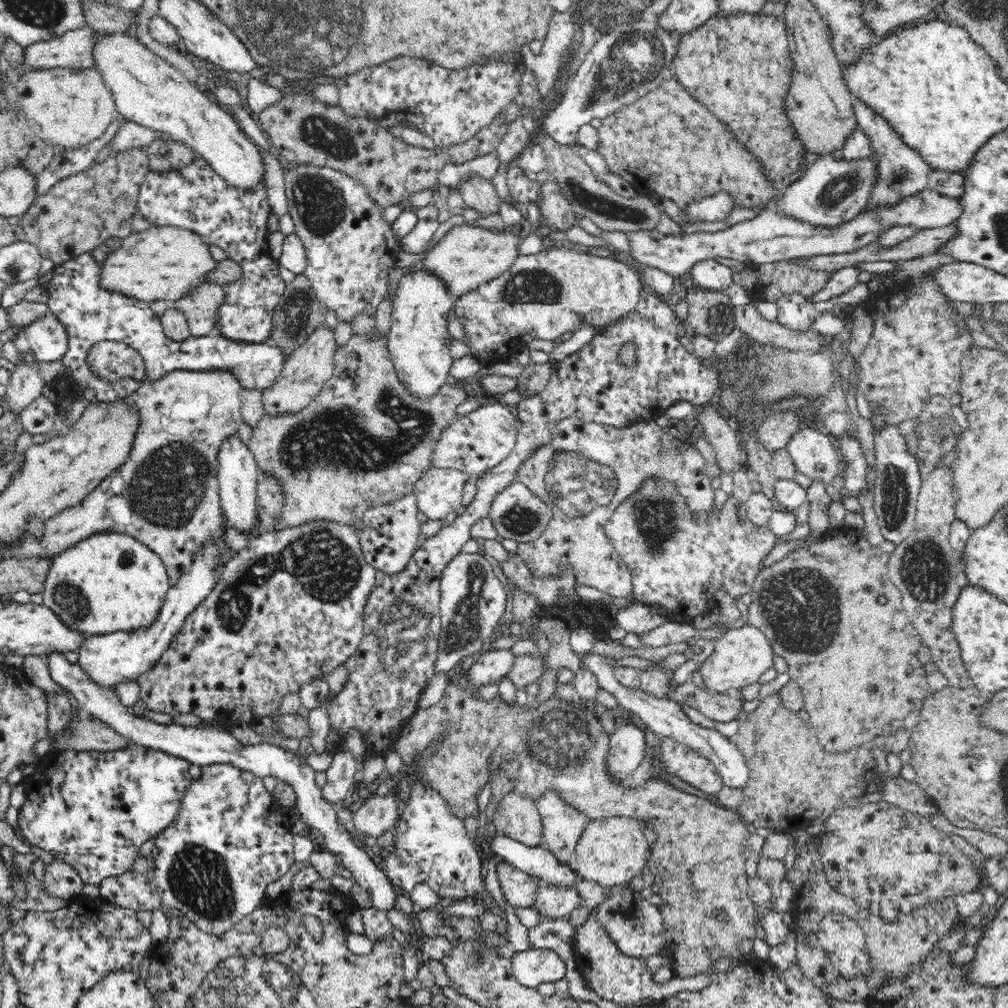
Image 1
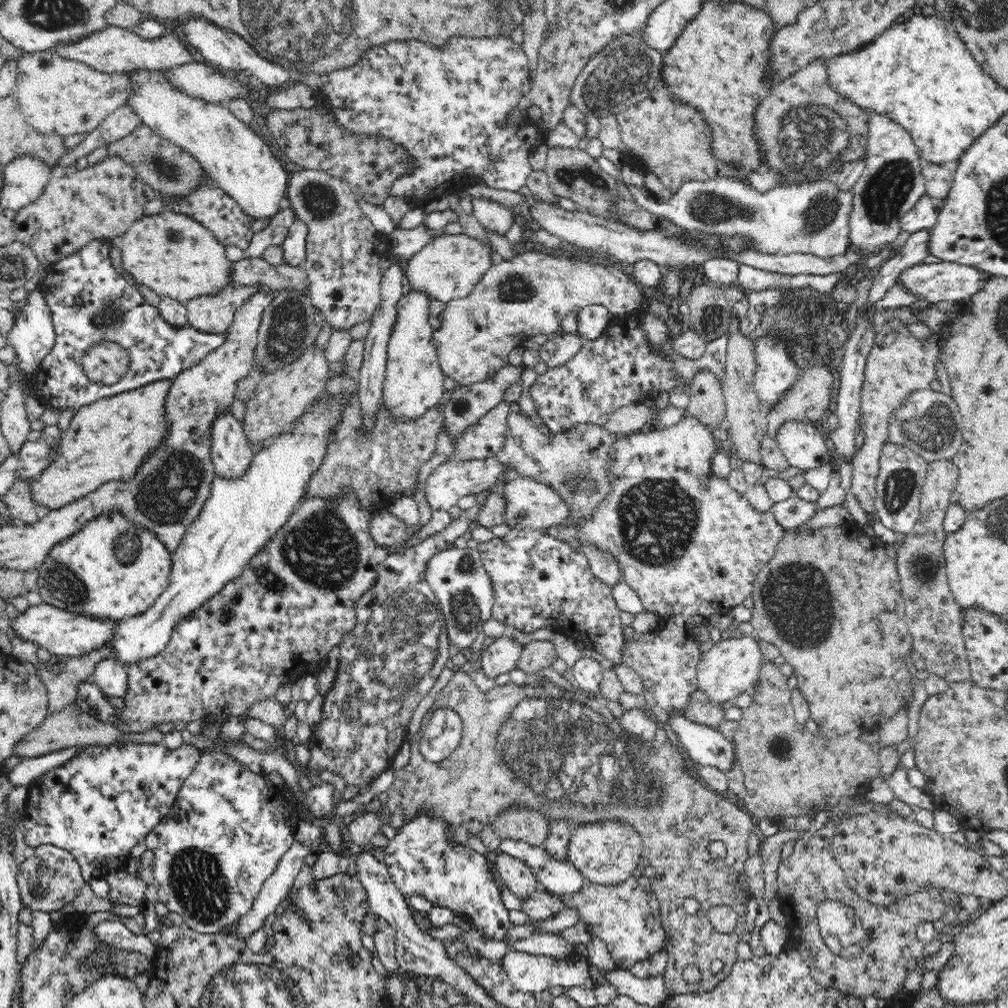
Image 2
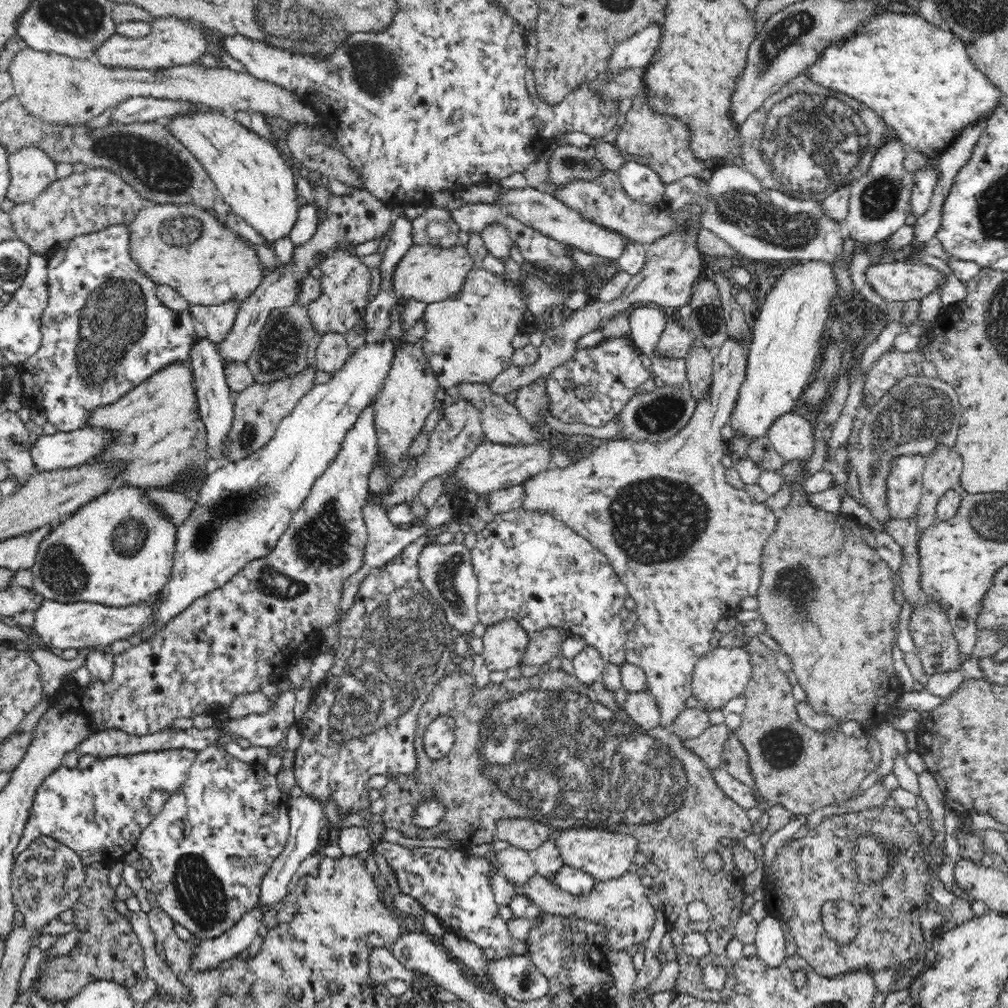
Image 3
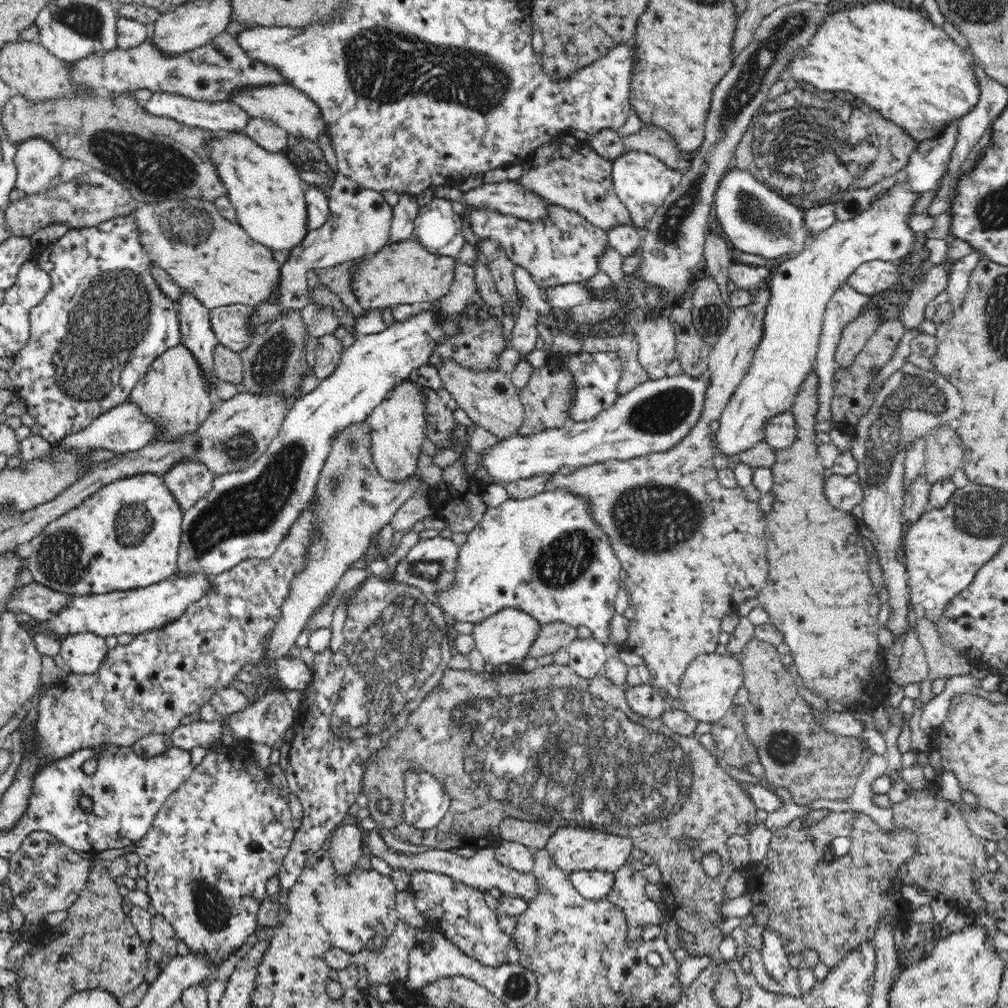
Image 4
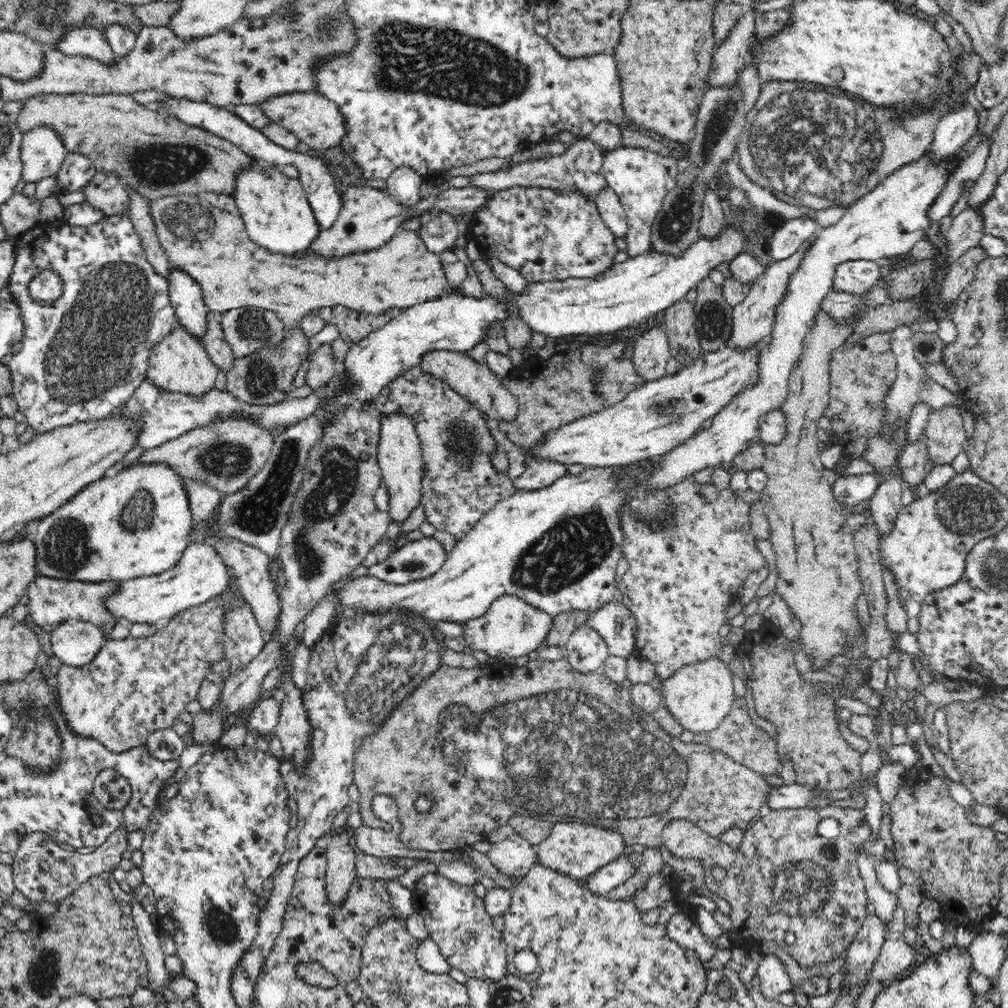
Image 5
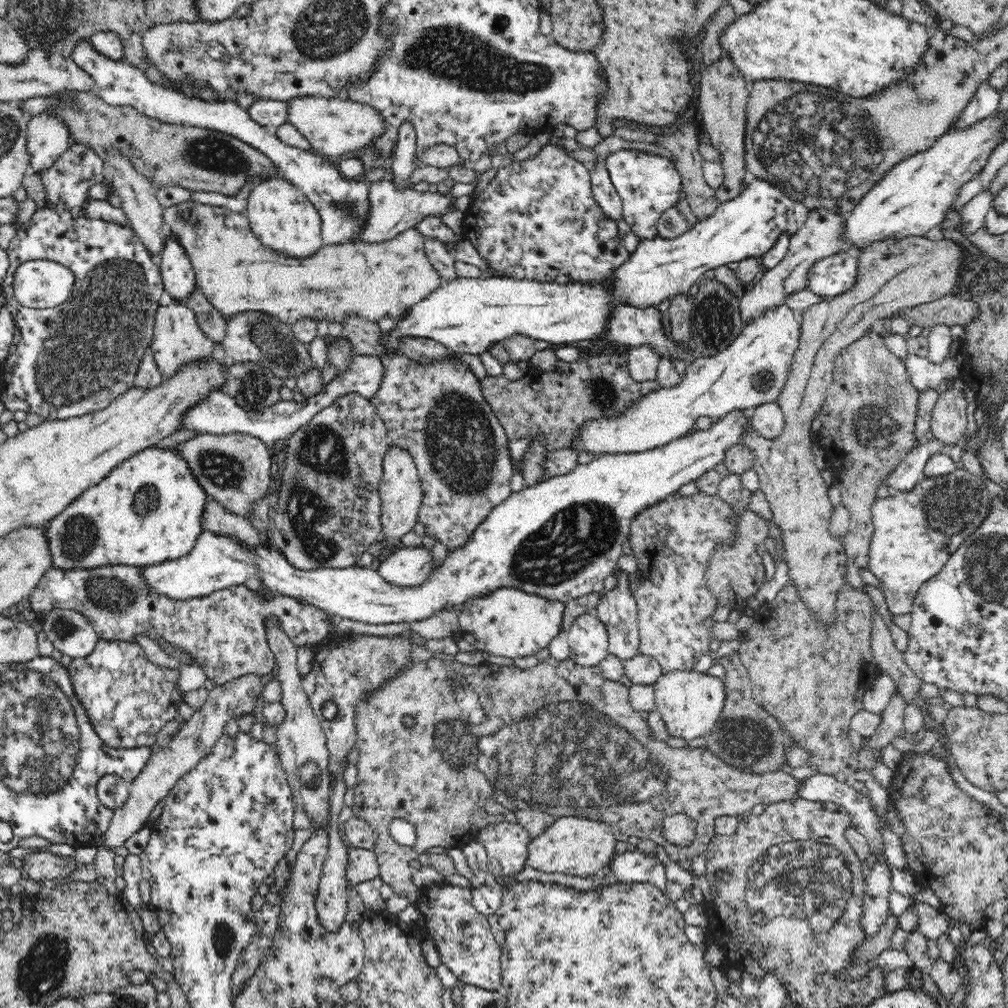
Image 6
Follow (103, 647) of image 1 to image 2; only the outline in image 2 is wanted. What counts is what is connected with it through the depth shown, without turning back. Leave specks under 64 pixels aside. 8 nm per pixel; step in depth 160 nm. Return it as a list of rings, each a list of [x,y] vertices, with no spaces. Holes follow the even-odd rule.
[[[320,398],[315,400],[307,412],[291,426],[290,431],[274,436],[266,447],[256,451],[246,474],[237,479],[224,479],[216,476],[212,481],[208,502],[204,504],[199,517],[187,528],[183,541],[171,557],[171,573],[165,591],[146,612],[122,619],[114,626],[112,637],[106,647],[114,653],[116,661],[128,666],[159,655],[168,646],[172,631],[177,624],[191,612],[199,609],[209,598],[216,596],[226,582],[242,574],[248,561],[256,552],[262,553],[262,548],[268,539],[272,538],[277,530],[288,522],[305,496],[308,478],[312,476],[312,472],[320,466],[321,459],[324,458],[324,446],[340,421],[340,407],[345,404],[345,400],[333,402],[325,398],[322,398],[319,404],[319,400]]]

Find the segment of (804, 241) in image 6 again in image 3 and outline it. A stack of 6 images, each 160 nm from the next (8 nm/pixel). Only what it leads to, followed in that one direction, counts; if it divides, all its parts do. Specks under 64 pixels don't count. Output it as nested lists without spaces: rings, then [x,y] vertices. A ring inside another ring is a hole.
[[[726,339],[719,349],[713,354],[713,370],[712,386],[710,386],[710,396],[706,400],[702,400],[697,404],[694,414],[687,426],[684,426],[680,433],[664,441],[632,441],[627,439],[614,438],[612,440],[599,442],[596,450],[589,456],[569,464],[562,469],[551,469],[540,471],[522,482],[524,487],[524,499],[520,508],[524,511],[532,511],[534,513],[548,513],[556,519],[564,522],[564,524],[572,529],[576,534],[592,543],[592,546],[604,554],[614,572],[620,577],[620,581],[626,585],[628,596],[632,597],[635,602],[635,613],[638,620],[633,625],[628,626],[627,642],[625,651],[625,662],[639,666],[646,675],[646,686],[648,693],[656,699],[658,710],[660,711],[659,724],[671,730],[675,718],[686,708],[686,700],[693,696],[691,682],[693,679],[693,670],[696,661],[707,652],[710,652],[710,640],[716,622],[720,618],[726,616],[726,612],[730,610],[722,596],[722,584],[742,584],[742,588],[750,588],[744,594],[748,596],[756,596],[758,586],[760,586],[760,578],[762,576],[761,562],[763,561],[763,546],[770,538],[777,525],[778,515],[764,503],[758,504],[751,499],[745,490],[739,490],[732,486],[726,480],[725,466],[722,464],[722,456],[728,452],[727,442],[723,439],[720,430],[726,424],[732,422],[732,413],[737,404],[739,391],[745,380],[747,370],[747,355],[749,354],[750,339],[747,341],[734,341]]]

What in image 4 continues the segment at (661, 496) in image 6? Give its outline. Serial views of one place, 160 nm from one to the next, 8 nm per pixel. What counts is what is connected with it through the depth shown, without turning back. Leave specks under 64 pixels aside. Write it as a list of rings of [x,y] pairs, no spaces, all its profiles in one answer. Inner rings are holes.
[[[902,184],[888,189],[879,201],[869,206],[862,214],[858,214],[852,220],[834,223],[824,232],[815,235],[800,254],[774,268],[772,276],[767,280],[770,293],[764,306],[762,338],[756,347],[747,376],[744,376],[742,383],[730,398],[728,406],[722,411],[720,430],[715,434],[717,451],[732,456],[752,448],[757,442],[765,441],[767,423],[777,415],[791,410],[804,380],[815,372],[817,348],[828,301],[860,265],[875,260],[898,263],[912,250],[916,233],[908,227],[908,218],[911,215],[910,207],[916,204],[918,197],[912,191],[904,190]],[[547,490],[525,500],[506,500],[500,504],[498,508],[488,509],[480,522],[468,533],[466,542],[460,547],[458,553],[458,562],[455,570],[455,587],[447,593],[440,593],[438,596],[430,596],[435,604],[448,617],[453,617],[457,621],[472,622],[474,624],[482,622],[484,619],[494,616],[499,610],[505,608],[514,608],[524,611],[530,617],[538,621],[538,625],[547,625],[551,622],[563,622],[570,626],[580,629],[586,628],[592,638],[600,642],[608,649],[610,655],[618,654],[618,644],[612,639],[611,620],[616,614],[614,610],[614,601],[618,596],[620,589],[620,561],[612,551],[608,535],[594,523],[594,519],[590,517],[589,504],[581,498],[577,498],[564,490]],[[174,573],[165,581],[157,582],[146,588],[97,595],[76,595],[71,597],[60,610],[56,610],[52,618],[46,620],[48,633],[58,635],[61,640],[66,640],[74,634],[94,634],[104,639],[123,634],[136,637],[144,634],[143,632],[159,629],[176,620],[186,610],[188,604],[200,600],[208,592],[210,584],[211,580],[206,579],[200,573],[187,577],[186,575],[180,577]]]

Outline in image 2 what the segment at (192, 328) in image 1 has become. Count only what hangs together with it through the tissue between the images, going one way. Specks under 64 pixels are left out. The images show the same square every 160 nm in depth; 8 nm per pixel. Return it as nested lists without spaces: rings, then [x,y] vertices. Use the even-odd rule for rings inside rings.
[[[261,282],[252,286],[228,284],[216,294],[202,294],[184,302],[187,319],[192,328],[210,334],[227,332],[235,312],[247,299],[266,286]]]

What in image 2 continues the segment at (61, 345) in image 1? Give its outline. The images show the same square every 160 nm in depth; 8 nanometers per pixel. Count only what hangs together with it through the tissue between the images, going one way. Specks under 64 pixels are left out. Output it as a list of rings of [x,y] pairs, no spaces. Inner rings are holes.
[[[40,288],[28,293],[28,304],[21,308],[7,343],[14,346],[22,374],[34,375],[55,346],[55,328],[50,307]]]

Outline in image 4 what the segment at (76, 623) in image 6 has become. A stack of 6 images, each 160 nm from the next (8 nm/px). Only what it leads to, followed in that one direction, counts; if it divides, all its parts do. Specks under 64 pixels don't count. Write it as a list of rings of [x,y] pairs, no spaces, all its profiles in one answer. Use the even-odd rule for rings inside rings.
[[[74,634],[61,640],[60,656],[72,673],[93,675],[108,652],[105,639],[94,634]]]

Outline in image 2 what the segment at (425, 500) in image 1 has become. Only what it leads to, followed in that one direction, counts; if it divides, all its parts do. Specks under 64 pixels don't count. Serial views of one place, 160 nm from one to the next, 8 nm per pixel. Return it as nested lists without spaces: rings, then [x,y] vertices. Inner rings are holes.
[[[494,457],[469,461],[447,460],[432,470],[425,482],[423,495],[432,511],[448,511],[460,498],[467,495],[476,496],[502,478],[504,478],[504,464],[496,462]]]

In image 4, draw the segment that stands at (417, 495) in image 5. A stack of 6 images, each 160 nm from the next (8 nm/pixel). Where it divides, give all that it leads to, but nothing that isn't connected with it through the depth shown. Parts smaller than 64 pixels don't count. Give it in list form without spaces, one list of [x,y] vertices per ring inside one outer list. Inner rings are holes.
[[[410,376],[396,384],[388,398],[372,410],[367,420],[371,429],[371,459],[382,478],[400,482],[416,472],[418,452],[425,439],[426,400],[426,388]]]

